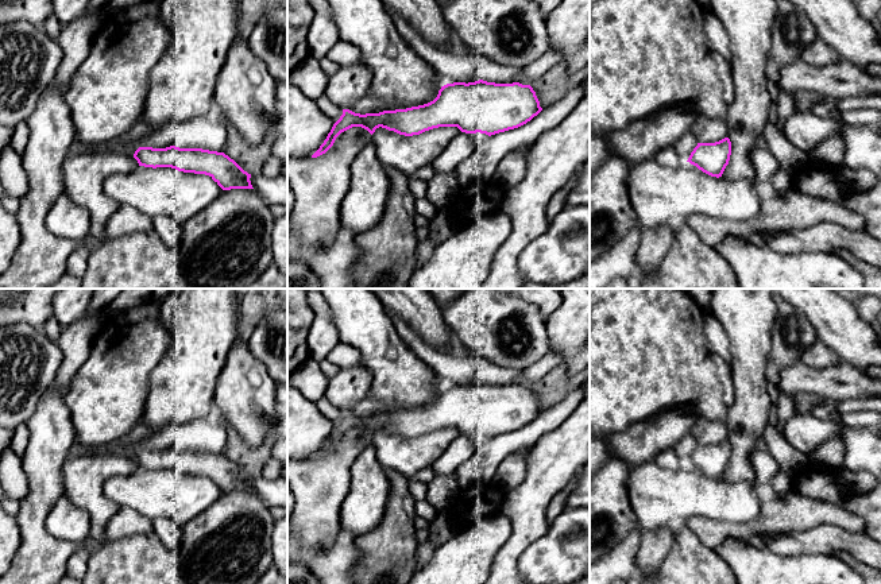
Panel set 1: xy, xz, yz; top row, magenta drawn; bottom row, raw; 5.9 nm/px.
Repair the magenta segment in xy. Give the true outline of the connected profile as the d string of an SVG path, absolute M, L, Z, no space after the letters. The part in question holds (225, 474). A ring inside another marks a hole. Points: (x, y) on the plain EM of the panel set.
M139 449L134 460L144 469L171 469L183 475L209 477L223 492L254 491L251 476L224 455L202 450Z

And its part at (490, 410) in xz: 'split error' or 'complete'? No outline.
complete

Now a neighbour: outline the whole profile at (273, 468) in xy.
M271 457L264 464L260 476L264 477L264 479L268 479L268 480L279 479L281 477L281 472L282 472L282 465L283 465L283 463L281 463L279 460Z

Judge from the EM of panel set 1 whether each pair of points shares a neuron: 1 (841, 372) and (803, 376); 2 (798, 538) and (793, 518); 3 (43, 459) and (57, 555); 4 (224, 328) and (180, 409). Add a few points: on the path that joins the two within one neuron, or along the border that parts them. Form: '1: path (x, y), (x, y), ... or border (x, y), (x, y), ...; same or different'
1: path (831, 376), (812, 376); same
2: border (827, 523), (779, 533); different
3: path (43, 483), (43, 492), (38, 502), (38, 530); same
4: path (204, 348), (194, 358), (181, 389); same

